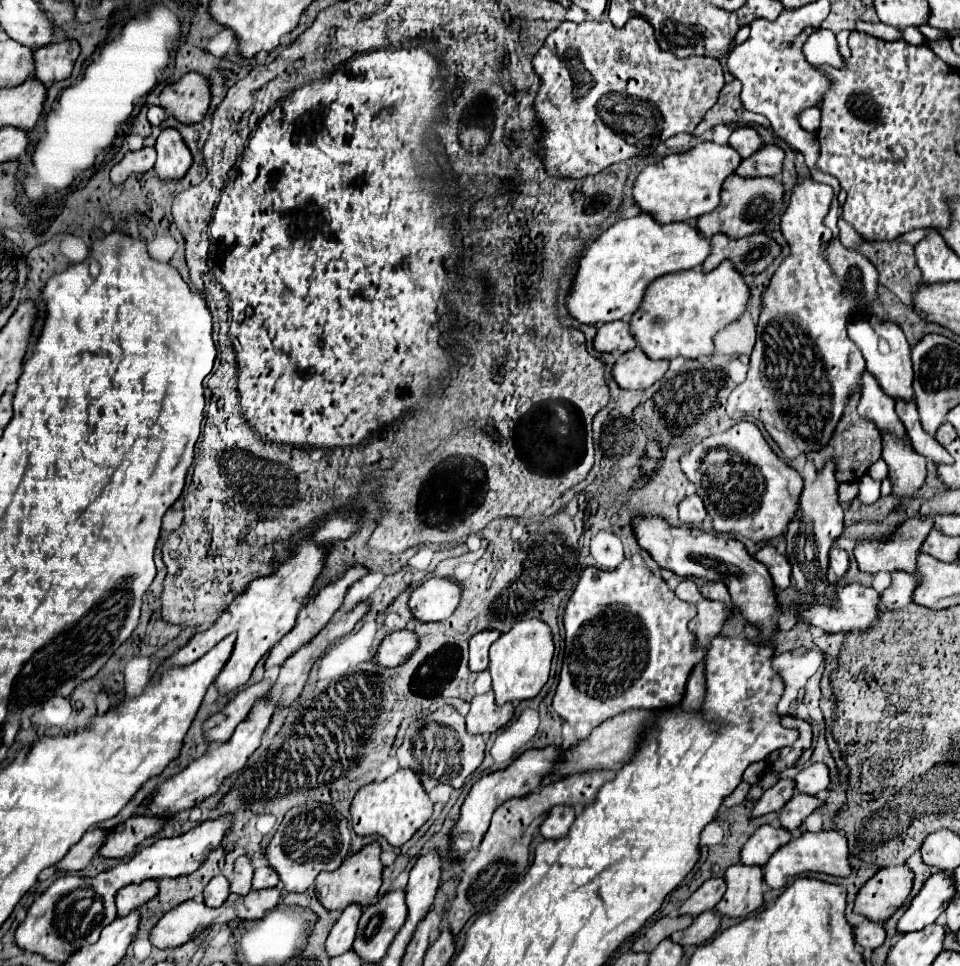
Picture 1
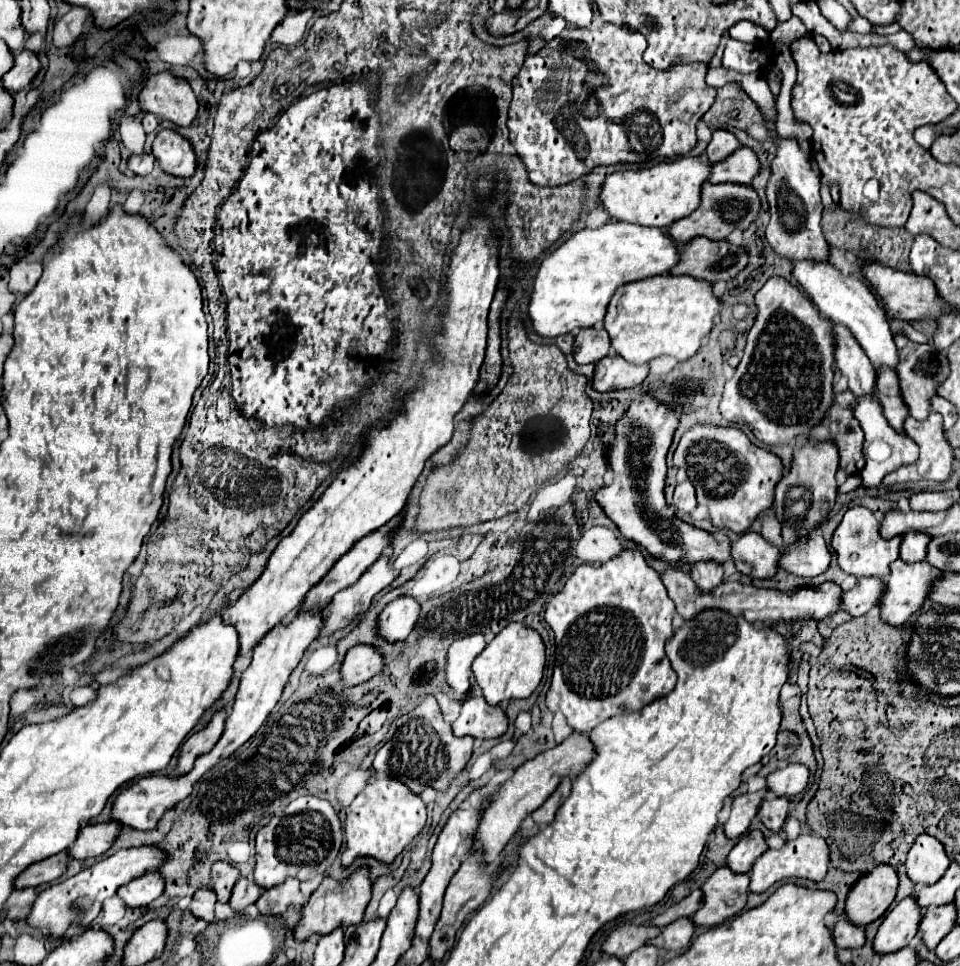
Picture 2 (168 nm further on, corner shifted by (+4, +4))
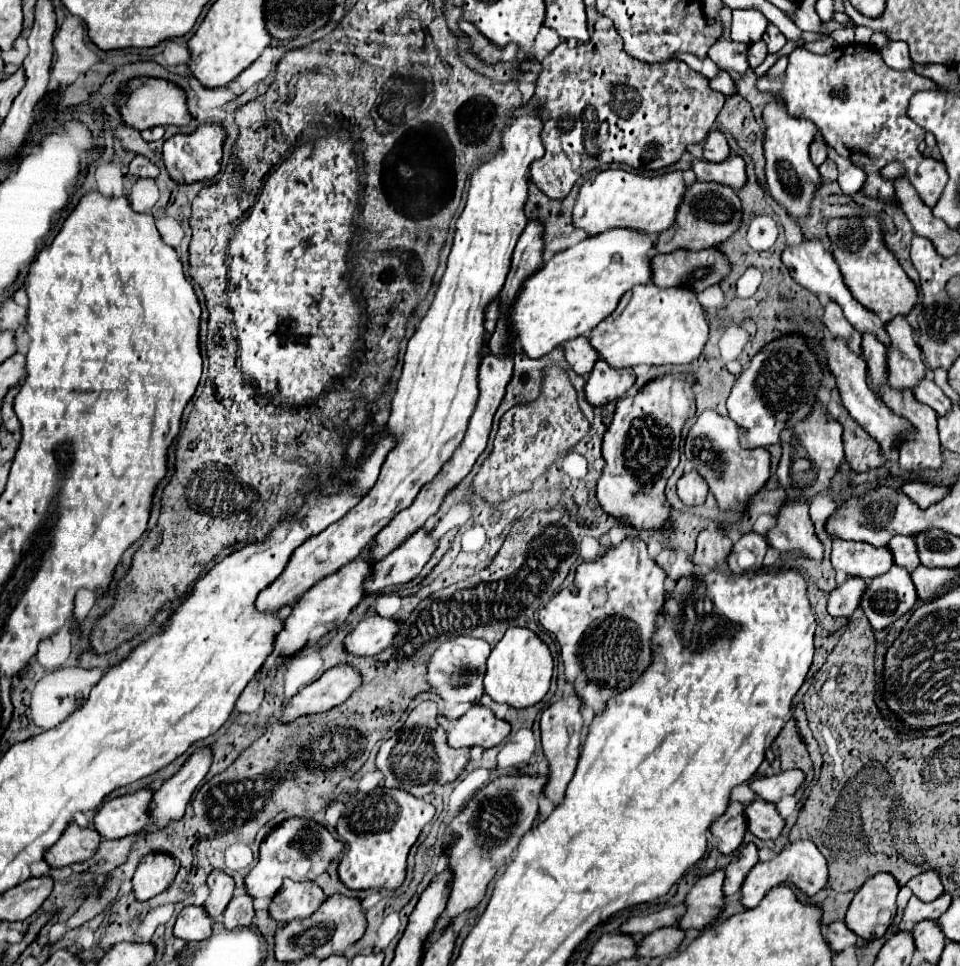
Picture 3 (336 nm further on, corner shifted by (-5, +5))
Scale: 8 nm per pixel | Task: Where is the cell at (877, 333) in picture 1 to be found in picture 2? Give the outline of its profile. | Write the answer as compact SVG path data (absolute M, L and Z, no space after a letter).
M800 260L792 262L792 276L800 284L800 288L812 298L818 310L832 322L844 324L850 328L854 338L860 342L862 350L870 358L870 362L878 368L878 364L886 364L888 368L896 368L898 352L894 346L892 330L886 320L884 310L878 306L874 294L868 290L864 282L854 276L844 276L828 262L814 262L814 260Z

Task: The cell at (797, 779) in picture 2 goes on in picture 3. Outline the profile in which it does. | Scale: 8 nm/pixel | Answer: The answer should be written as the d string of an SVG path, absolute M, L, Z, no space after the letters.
M801 769L781 771L771 777L761 777L751 783L751 789L769 803L777 803L781 797L795 795L795 791L805 783L805 773Z

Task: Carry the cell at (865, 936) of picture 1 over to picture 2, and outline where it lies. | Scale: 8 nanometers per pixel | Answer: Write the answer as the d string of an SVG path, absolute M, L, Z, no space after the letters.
M838 920L832 928L832 938L838 948L860 948L864 944L864 928L854 926L848 920Z

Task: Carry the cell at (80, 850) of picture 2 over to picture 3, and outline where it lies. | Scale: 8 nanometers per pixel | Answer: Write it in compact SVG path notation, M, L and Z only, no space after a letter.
M69 823L61 839L45 853L45 861L51 867L65 867L87 861L99 847L101 835L93 827L79 827Z

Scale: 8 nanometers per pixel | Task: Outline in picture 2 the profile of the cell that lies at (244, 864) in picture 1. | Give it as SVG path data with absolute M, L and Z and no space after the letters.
M216 862L212 866L212 890L216 894L218 902L228 902L230 898L230 888L236 884L236 880L240 878L238 868L234 868L228 862Z

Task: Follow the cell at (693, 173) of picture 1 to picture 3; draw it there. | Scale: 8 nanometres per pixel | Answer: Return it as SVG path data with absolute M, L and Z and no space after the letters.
M607 169L581 185L573 209L573 223L577 227L585 227L589 235L597 235L613 227L633 227L647 231L649 235L661 233L675 223L675 215L679 211L679 203L683 203L685 191L687 183L683 179L683 171L645 177L623 169Z

